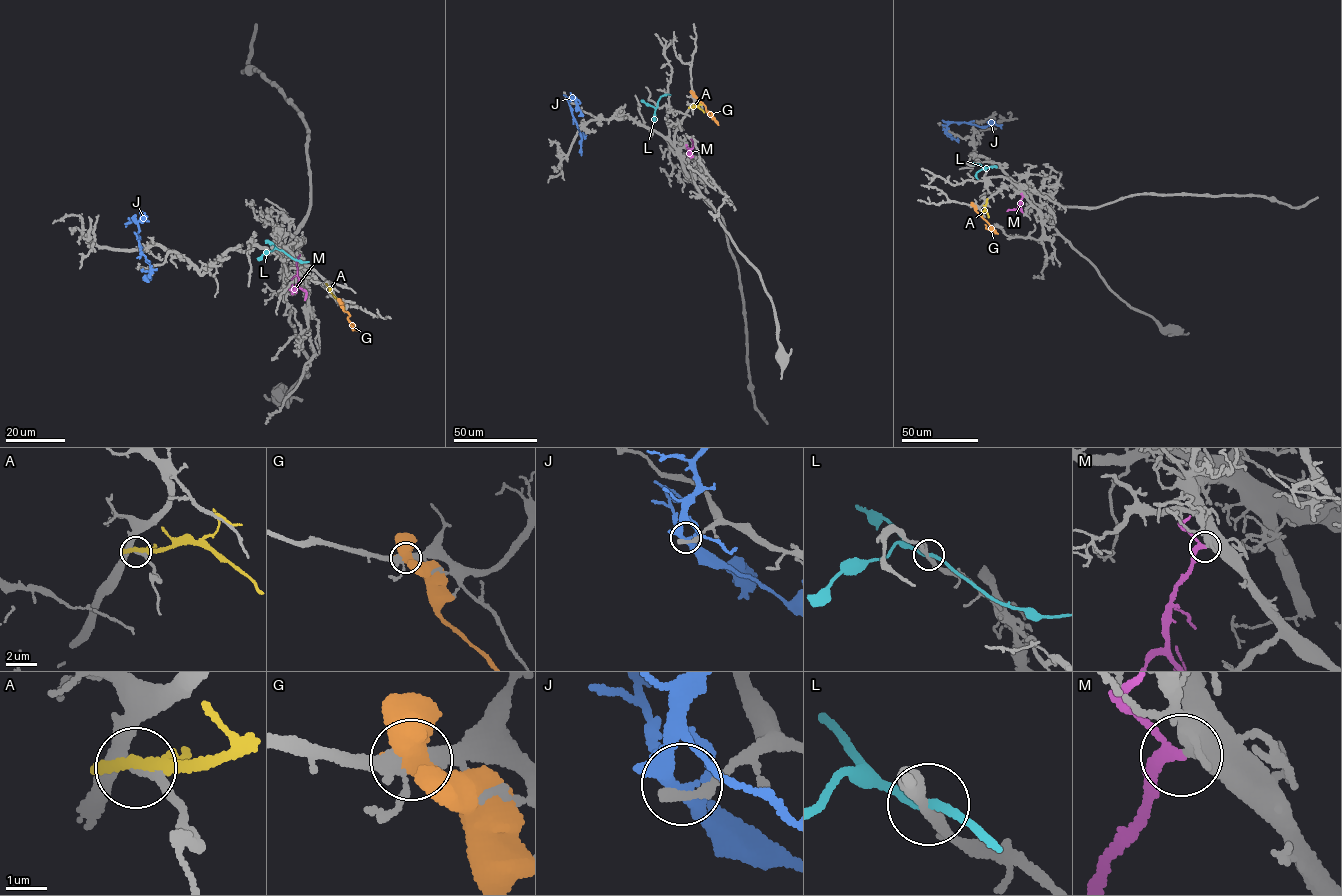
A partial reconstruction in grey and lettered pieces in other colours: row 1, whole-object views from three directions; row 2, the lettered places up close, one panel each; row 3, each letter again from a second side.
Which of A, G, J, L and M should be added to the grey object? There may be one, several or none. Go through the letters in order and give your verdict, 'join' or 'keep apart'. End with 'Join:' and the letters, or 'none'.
A: keep apart
G: keep apart
J: keep apart
L: keep apart
M: join
Join: M

